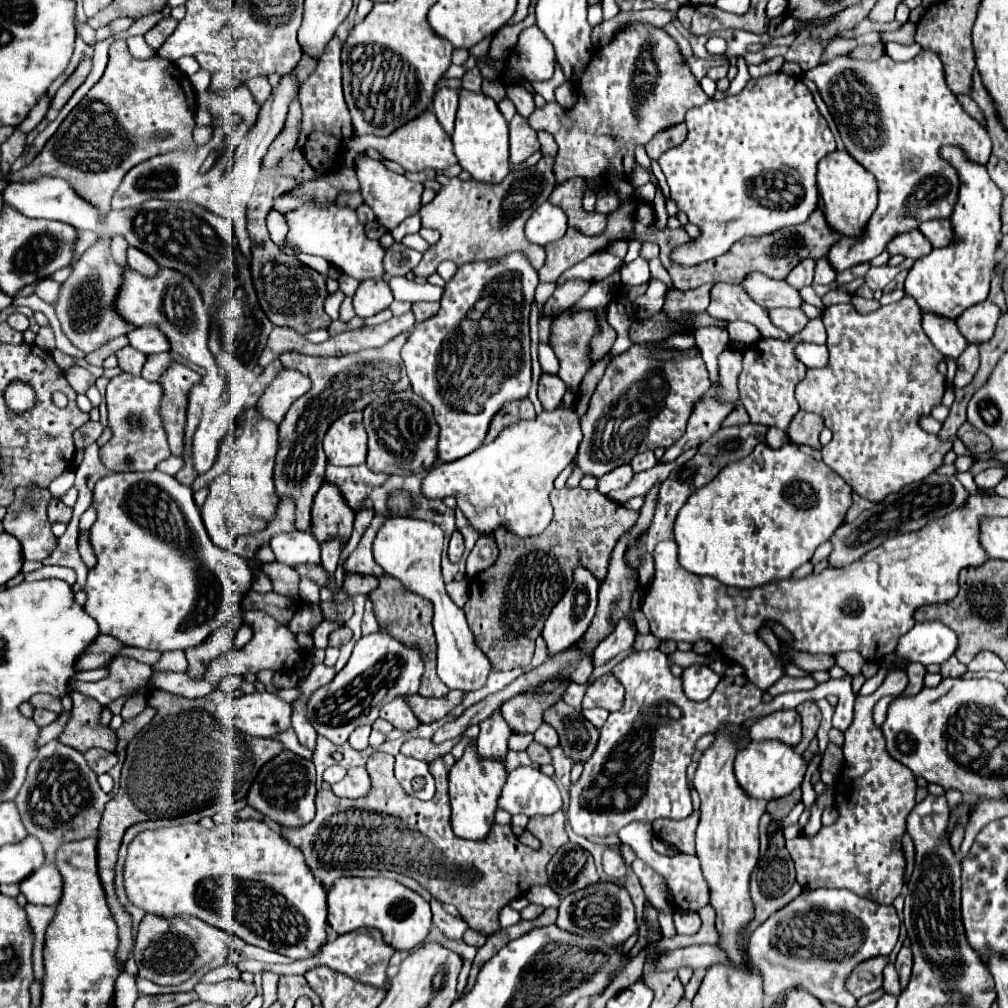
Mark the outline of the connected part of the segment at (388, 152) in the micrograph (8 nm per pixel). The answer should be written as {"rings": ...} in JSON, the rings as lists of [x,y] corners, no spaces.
{"rings":[[[425,110],[415,120],[409,120],[407,124],[397,128],[389,136],[383,136],[383,138],[375,135],[353,137],[342,151],[340,156],[341,165],[343,167],[352,167],[356,154],[366,151],[369,146],[375,148],[381,156],[401,164],[401,168],[405,172],[423,172],[423,170],[429,170],[429,168],[435,170],[435,172],[441,172],[447,166],[457,164],[457,156],[453,152],[453,142],[451,142],[449,134],[443,130],[443,126],[439,124],[437,116],[431,110]]]}

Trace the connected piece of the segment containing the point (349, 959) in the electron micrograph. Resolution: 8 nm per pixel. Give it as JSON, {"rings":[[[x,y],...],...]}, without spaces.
{"rings":[[[355,930],[351,934],[343,934],[337,936],[331,942],[325,942],[311,958],[307,960],[291,960],[285,966],[279,966],[279,974],[305,974],[307,970],[315,968],[315,966],[323,966],[323,962],[333,968],[335,972],[347,974],[349,978],[355,978],[357,982],[363,984],[371,984],[377,986],[381,990],[389,990],[389,978],[387,978],[387,966],[389,966],[389,958],[393,956],[393,948],[389,944],[383,942],[381,932],[375,930]]]}

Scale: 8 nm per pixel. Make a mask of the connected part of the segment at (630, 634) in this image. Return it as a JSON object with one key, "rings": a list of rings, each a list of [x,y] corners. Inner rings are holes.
{"rings":[[[623,616],[617,622],[615,630],[603,642],[599,642],[599,646],[591,652],[593,666],[603,666],[611,658],[615,658],[619,652],[629,650],[631,644],[633,644],[633,638],[635,638],[635,630],[631,628],[631,624],[627,622],[627,618]]]}

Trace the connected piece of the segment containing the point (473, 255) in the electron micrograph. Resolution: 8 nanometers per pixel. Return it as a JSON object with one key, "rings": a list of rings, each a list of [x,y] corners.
{"rings":[[[553,156],[541,158],[535,166],[509,172],[509,176],[495,188],[479,188],[479,184],[475,184],[473,180],[463,182],[459,178],[445,178],[443,174],[437,174],[437,182],[443,184],[443,190],[437,192],[437,196],[429,204],[421,206],[419,214],[421,224],[425,228],[435,228],[441,238],[423,254],[423,260],[413,270],[415,276],[429,278],[431,274],[435,274],[437,266],[443,260],[451,260],[457,266],[463,266],[473,260],[491,260],[517,250],[527,252],[531,264],[539,270],[545,262],[545,249],[529,242],[523,228],[531,212],[547,202],[557,186],[553,164]]]}

